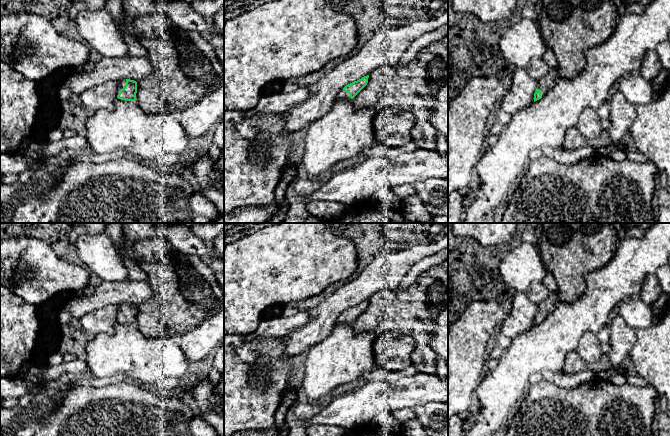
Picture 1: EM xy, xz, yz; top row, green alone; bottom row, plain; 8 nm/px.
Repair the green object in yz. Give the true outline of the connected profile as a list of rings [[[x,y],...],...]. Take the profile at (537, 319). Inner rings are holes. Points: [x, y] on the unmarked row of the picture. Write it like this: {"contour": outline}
{"contour": [[[550,292],[548,297],[538,305],[538,312],[534,317],[534,326],[545,320],[559,303],[558,292]]]}

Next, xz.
{"contour": [[[369,299],[346,309],[338,318],[337,325],[353,323],[368,307]]]}

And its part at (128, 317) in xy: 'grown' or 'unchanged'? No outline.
grown

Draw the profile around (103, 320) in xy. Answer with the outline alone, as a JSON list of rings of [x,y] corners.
[[[108,305],[102,308],[96,309],[90,313],[83,315],[78,324],[90,337],[96,336],[100,333],[112,334],[115,331],[115,325],[117,324],[117,312],[118,305]]]

